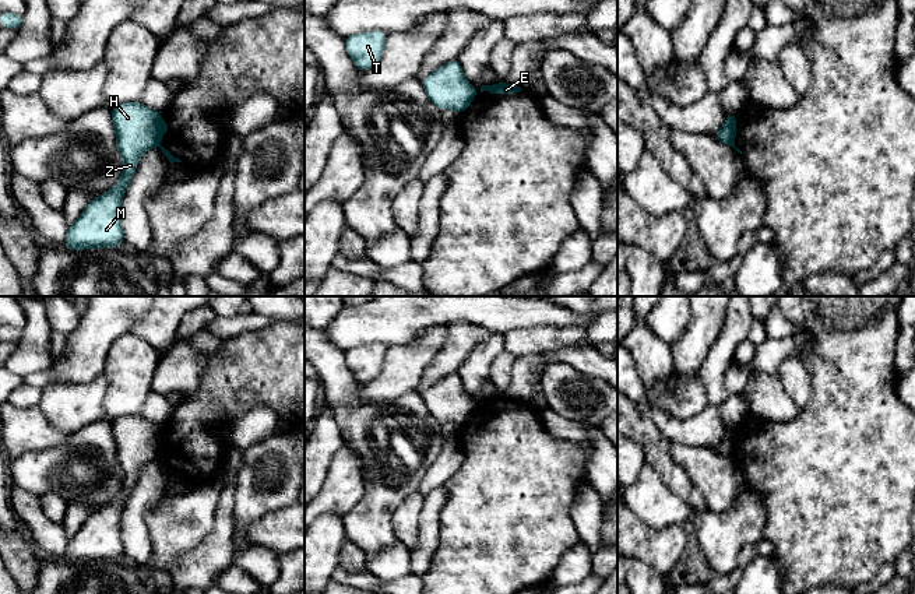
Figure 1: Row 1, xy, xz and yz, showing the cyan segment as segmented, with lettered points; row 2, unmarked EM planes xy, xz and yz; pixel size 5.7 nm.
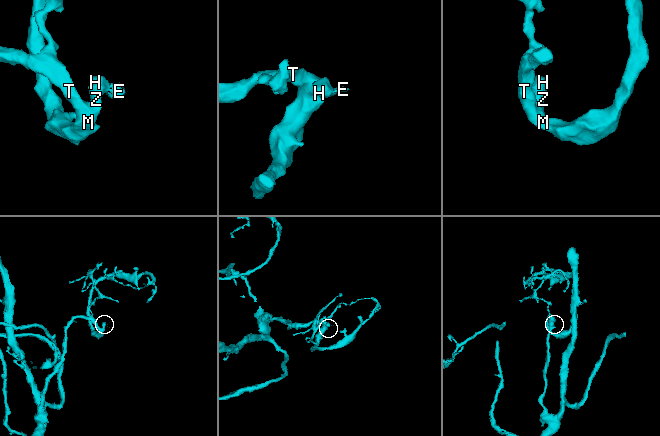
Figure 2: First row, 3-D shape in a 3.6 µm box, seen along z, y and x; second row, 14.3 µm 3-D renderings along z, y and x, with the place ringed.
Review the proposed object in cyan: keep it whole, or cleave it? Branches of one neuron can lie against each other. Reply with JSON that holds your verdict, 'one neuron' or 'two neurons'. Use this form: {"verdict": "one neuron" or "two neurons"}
{"verdict": "two neurons"}

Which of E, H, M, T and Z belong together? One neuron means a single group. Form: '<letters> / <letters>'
E / H M T Z

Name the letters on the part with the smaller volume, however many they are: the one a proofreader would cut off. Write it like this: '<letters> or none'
E

